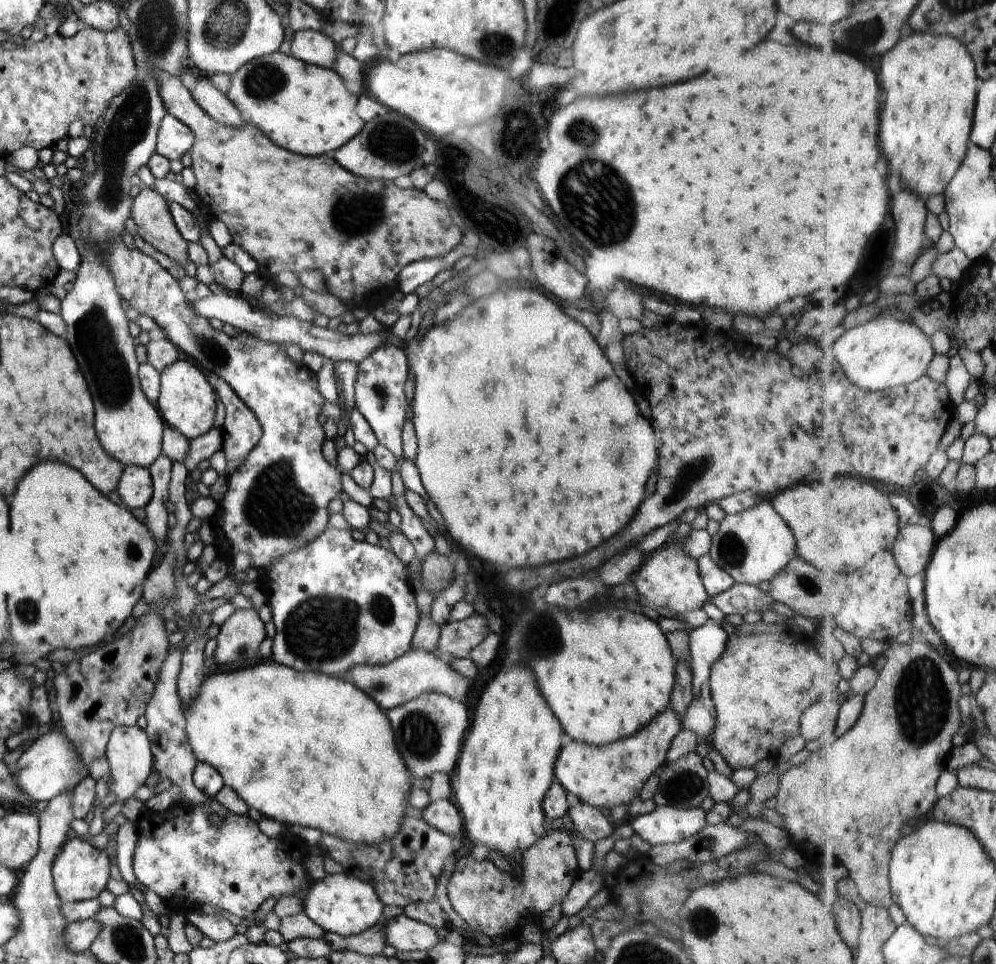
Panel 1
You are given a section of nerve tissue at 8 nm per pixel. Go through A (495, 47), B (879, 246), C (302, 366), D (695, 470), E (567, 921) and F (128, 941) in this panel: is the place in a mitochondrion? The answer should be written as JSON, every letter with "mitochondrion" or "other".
{"A":"mitochondrion","B":"other","C":"other","D":"mitochondrion","E":"other","F":"mitochondrion"}

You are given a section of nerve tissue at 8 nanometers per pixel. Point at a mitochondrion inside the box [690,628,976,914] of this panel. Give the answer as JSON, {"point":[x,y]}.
{"point":[922,695]}

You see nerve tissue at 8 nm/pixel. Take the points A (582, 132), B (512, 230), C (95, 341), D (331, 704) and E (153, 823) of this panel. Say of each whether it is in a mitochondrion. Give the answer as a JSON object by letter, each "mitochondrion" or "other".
{"A":"mitochondrion","B":"other","C":"mitochondrion","D":"other","E":"other"}

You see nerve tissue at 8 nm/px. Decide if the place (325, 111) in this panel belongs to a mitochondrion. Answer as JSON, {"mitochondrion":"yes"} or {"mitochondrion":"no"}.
{"mitochondrion":"no"}

